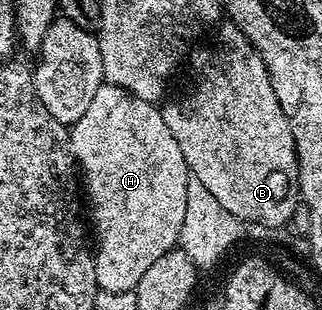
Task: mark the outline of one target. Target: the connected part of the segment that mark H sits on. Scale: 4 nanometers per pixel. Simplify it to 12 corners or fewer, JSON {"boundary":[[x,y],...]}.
{"boundary":[[100,87],[68,145],[97,288],[179,241],[188,166],[157,104]]}

